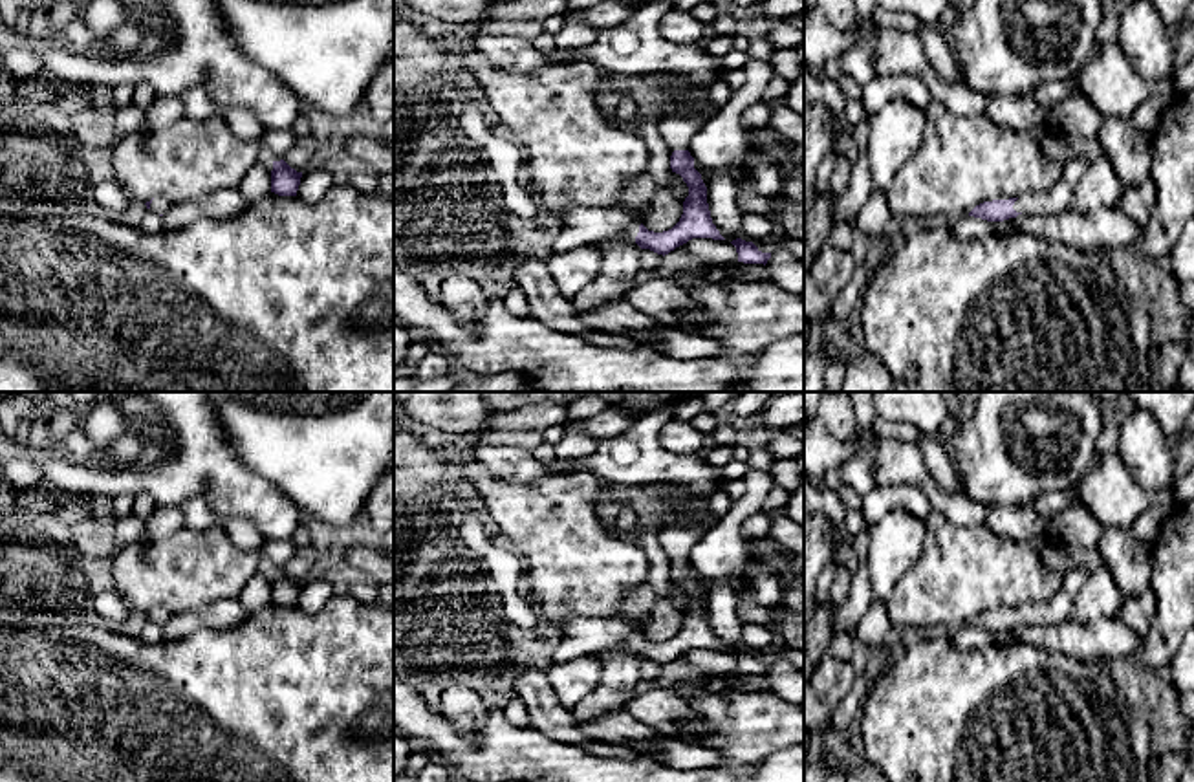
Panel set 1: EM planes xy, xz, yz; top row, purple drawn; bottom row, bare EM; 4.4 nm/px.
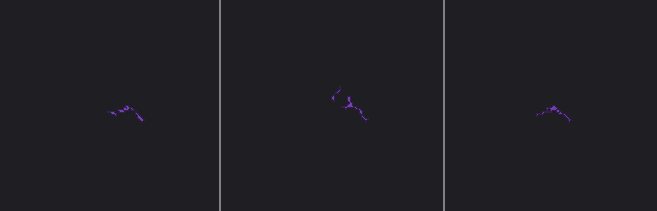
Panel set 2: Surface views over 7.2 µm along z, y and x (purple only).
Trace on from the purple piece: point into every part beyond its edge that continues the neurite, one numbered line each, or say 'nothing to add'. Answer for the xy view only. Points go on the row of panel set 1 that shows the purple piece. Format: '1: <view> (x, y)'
1: xy (160, 204)

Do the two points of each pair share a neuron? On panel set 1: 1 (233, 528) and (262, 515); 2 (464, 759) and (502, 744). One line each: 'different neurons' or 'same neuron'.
1: different neurons
2: same neuron

